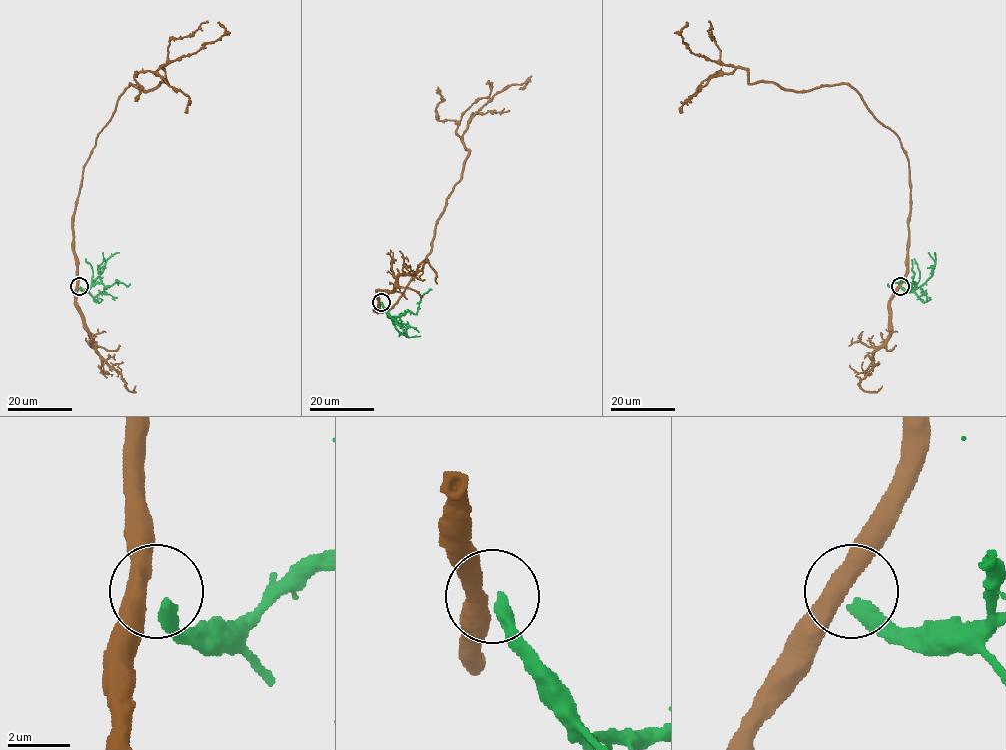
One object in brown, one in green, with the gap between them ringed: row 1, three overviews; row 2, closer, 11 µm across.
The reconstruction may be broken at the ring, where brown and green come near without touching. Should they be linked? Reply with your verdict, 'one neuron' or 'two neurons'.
two neurons

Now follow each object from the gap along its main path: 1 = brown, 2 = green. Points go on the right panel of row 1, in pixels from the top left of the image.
1: (900, 286), (910, 190), (898, 137), (845, 84), (750, 84), (745, 69), (693, 54), (687, 22)
2: (901, 286), (913, 290), (914, 283), (909, 286), (913, 283), (901, 280), (889, 286), (888, 283)

